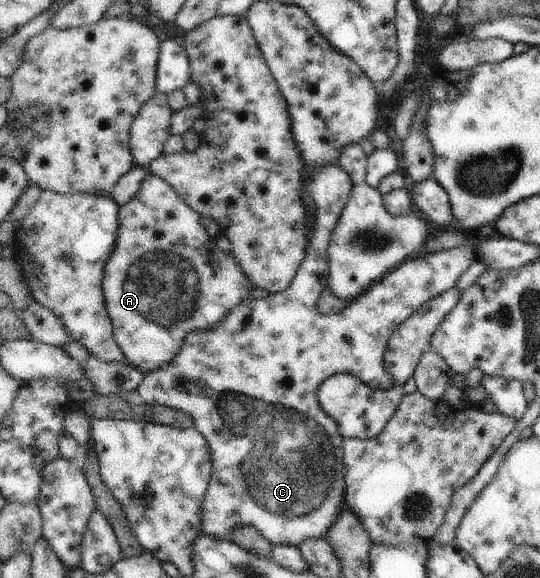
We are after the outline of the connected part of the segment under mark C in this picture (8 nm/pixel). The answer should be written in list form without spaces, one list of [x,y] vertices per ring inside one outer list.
[[[336,162],[335,164],[329,164],[321,169],[316,170],[312,175],[305,180],[305,187],[310,191],[310,194],[316,201],[316,222],[313,227],[313,237],[306,247],[305,259],[301,262],[297,275],[293,278],[291,285],[287,289],[276,294],[269,294],[267,297],[262,299],[247,298],[247,301],[242,301],[241,305],[237,305],[233,311],[229,312],[229,315],[217,323],[213,329],[207,329],[207,331],[193,331],[185,337],[185,343],[181,345],[181,351],[164,366],[160,366],[159,369],[151,371],[145,374],[145,377],[139,385],[136,394],[139,398],[139,402],[150,404],[150,405],[167,405],[174,409],[179,409],[189,413],[194,420],[194,429],[197,429],[209,443],[209,449],[211,449],[211,457],[213,461],[212,476],[209,477],[209,489],[207,495],[205,495],[205,501],[201,505],[201,533],[207,535],[207,537],[217,537],[219,541],[225,541],[230,539],[233,529],[239,529],[241,525],[253,525],[263,537],[271,545],[295,545],[299,547],[303,541],[307,539],[325,539],[327,531],[331,529],[331,525],[335,523],[335,519],[339,517],[341,513],[341,507],[343,507],[344,493],[345,493],[345,473],[346,467],[344,464],[343,457],[343,441],[344,437],[340,434],[339,425],[335,423],[335,420],[329,415],[325,415],[319,402],[317,401],[317,389],[319,385],[329,379],[331,375],[335,375],[340,372],[355,374],[364,384],[373,387],[373,389],[389,389],[393,386],[393,377],[390,373],[385,371],[383,365],[383,355],[385,353],[386,344],[389,341],[392,333],[403,323],[407,321],[413,313],[417,311],[422,305],[425,305],[429,300],[435,299],[435,297],[441,295],[441,293],[455,287],[459,277],[469,269],[469,266],[476,263],[476,255],[473,247],[469,244],[463,244],[462,246],[453,247],[453,249],[446,249],[443,251],[437,251],[437,253],[429,253],[425,257],[416,257],[412,260],[403,262],[398,268],[390,271],[381,280],[375,282],[365,293],[361,293],[357,299],[351,301],[343,311],[337,311],[336,313],[323,315],[319,313],[317,309],[317,302],[321,295],[321,289],[327,286],[329,281],[329,258],[327,257],[327,245],[329,245],[329,237],[335,229],[335,225],[341,217],[343,209],[347,205],[350,198],[350,191],[352,190],[352,181],[350,180],[349,174]]]

